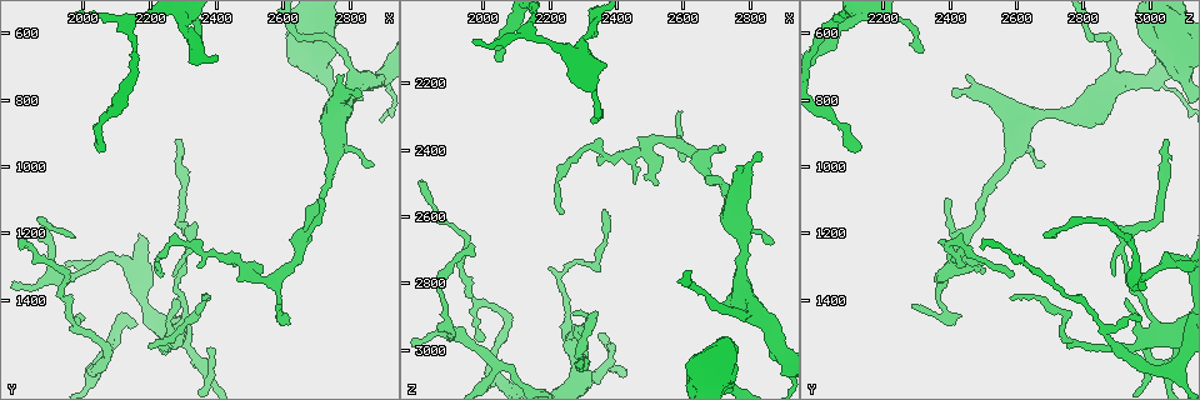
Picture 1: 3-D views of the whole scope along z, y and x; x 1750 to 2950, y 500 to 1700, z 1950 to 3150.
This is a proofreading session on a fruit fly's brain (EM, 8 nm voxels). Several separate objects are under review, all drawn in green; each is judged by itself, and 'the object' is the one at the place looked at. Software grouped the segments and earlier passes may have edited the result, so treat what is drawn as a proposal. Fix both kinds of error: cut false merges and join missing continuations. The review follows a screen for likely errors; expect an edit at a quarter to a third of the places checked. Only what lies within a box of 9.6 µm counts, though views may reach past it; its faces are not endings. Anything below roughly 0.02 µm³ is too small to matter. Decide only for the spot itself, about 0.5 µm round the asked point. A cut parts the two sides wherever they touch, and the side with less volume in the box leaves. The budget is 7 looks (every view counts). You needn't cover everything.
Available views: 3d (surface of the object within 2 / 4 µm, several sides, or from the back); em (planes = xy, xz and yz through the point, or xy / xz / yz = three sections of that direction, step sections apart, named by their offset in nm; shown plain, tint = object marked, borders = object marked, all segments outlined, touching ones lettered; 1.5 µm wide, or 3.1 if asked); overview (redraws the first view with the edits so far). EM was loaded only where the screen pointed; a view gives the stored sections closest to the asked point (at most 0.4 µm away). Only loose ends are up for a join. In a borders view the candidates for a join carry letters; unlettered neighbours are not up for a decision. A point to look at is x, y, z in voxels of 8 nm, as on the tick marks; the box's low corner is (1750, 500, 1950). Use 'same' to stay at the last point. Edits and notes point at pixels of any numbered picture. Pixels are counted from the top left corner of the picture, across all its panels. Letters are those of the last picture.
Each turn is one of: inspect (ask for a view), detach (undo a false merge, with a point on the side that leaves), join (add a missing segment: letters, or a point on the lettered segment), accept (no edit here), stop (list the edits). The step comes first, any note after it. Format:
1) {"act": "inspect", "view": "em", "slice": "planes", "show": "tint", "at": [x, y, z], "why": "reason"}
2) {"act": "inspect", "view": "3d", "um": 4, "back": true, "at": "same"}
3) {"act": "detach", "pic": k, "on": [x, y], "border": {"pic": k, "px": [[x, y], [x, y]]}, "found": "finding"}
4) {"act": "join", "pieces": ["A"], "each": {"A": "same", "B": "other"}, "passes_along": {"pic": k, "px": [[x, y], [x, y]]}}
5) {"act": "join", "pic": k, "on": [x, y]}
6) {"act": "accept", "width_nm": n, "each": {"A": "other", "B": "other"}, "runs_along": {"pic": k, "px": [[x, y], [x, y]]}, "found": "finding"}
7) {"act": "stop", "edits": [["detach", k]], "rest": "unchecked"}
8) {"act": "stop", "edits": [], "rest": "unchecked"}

{"act": "inspect", "view": "3d", "um": 4, "at": [2290, 930, 3050], "why": "an open end"}

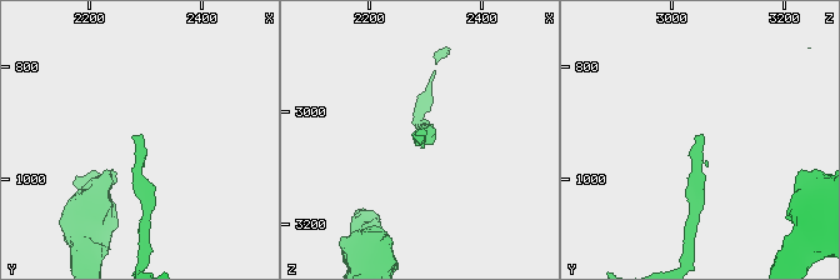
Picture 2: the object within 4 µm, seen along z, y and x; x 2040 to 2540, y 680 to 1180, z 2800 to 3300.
{"act": "inspect", "view": "em", "slice": "planes", "show": "plain", "at": [2290, 925, 3055]}

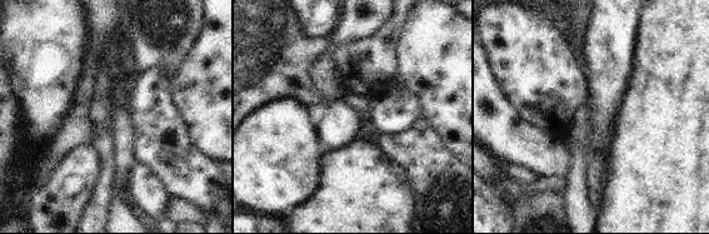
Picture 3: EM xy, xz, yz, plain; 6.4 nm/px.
{"act": "inspect", "view": "em", "slice": "planes", "show": "borders", "at": "same", "why": "what lies round it"}

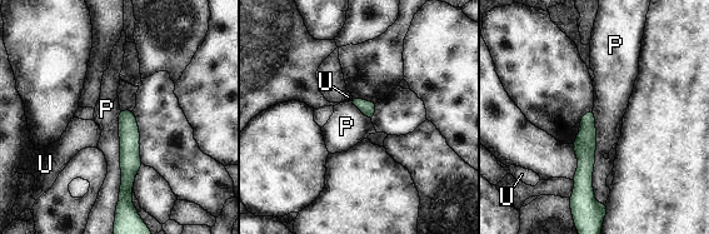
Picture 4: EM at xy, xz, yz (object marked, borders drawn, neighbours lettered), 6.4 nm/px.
{"act": "accept", "each": {"P": "other", "U": "other"}, "found": "no lettered segment goes on from it"}

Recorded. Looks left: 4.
{"act": "inspect", "view": "3d", "um": 2, "back": true, "at": [2230, 1540, 2790], "why": "sharp bend"}

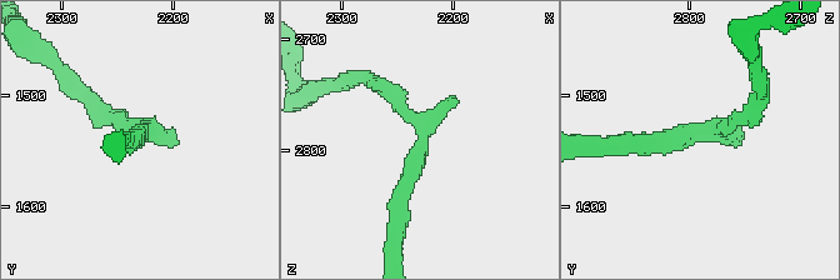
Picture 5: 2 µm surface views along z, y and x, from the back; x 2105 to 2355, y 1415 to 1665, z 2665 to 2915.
{"act": "inspect", "view": "em", "slice": "xz", "step": 4, "show": "tint", "at": [2226, 1534, 2782], "why": "now the EM"}

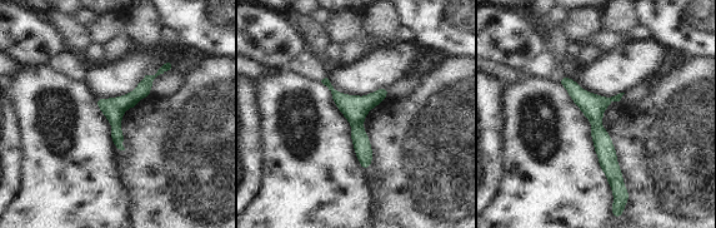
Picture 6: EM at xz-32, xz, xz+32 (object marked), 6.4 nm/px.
{"act": "inspect", "view": "em", "slice": "planes", "show": "borders", "at": "same", "why": "cut it another way"}

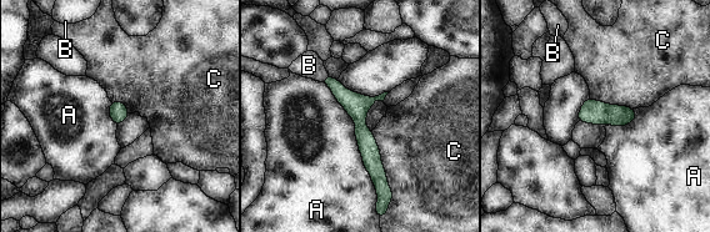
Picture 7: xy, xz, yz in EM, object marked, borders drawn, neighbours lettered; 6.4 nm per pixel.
{"act": "accept", "each": {"A": "other", "B": "other", "C": "other"}, "border": {"pic": 7, "px": [[323, 81], [354, 122], [378, 201]]}, "found": "one cell here"}

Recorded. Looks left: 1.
{"act": "inspect", "view": "em", "slice": "xz", "step": 8, "show": "borders", "at": [2230, 1330, 2600], "why": "long arm stops here"}

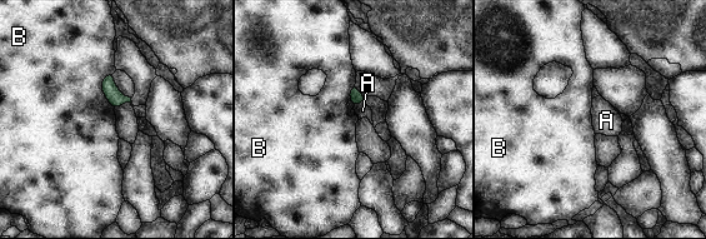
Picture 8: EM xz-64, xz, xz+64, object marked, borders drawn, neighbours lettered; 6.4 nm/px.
{"act": "accept", "each": {"A": "other", "B": "other"}, "border": {"pic": 8, "px": [[110, 71], [101, 91], [114, 108]]}, "found": "no lettered segment goes on from it"}

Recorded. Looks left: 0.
{"act": "stop", "edits": [], "rest": "unchecked"}

